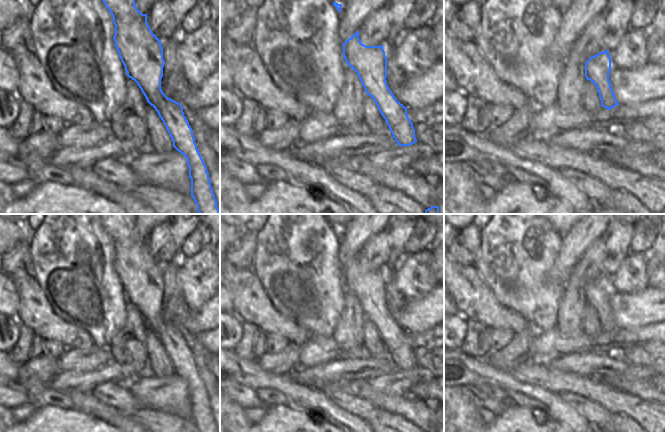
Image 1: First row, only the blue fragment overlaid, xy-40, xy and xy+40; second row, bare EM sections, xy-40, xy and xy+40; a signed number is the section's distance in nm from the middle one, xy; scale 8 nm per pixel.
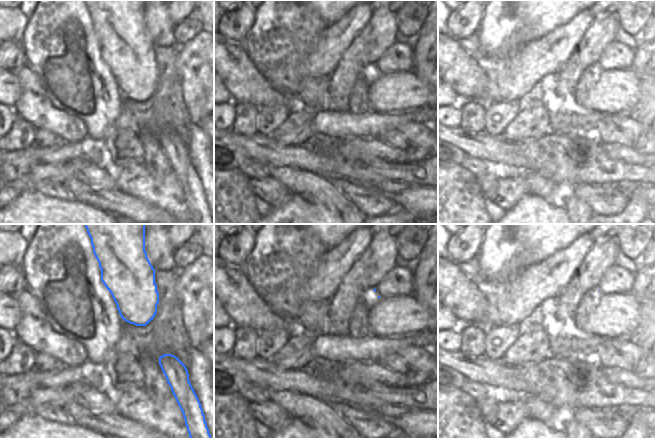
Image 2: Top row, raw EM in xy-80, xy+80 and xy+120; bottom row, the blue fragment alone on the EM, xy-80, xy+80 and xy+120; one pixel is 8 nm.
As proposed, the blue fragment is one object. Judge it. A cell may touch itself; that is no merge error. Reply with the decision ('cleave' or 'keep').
keep

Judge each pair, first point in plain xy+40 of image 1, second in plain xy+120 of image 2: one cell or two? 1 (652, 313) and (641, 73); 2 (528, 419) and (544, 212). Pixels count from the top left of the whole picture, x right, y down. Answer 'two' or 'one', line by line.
1: two
2: one

